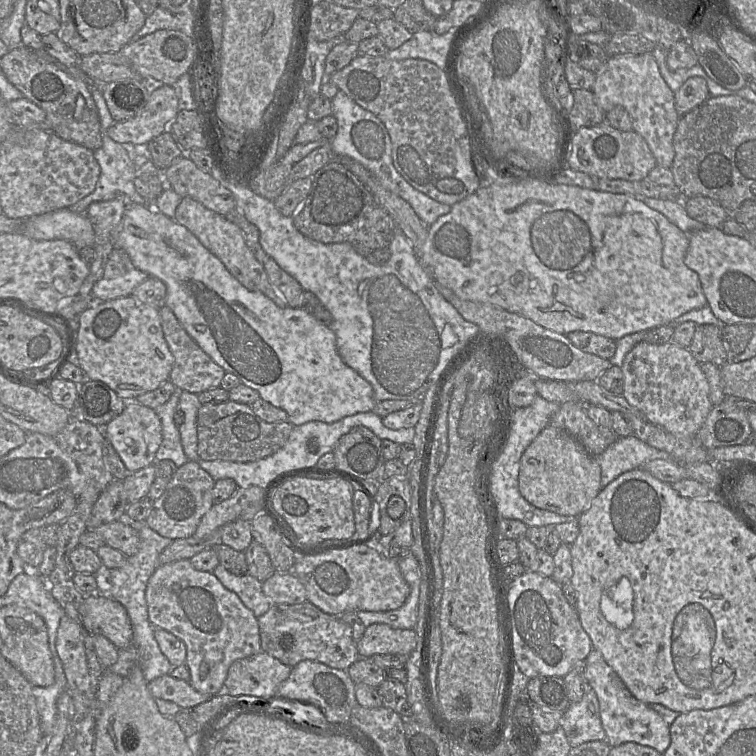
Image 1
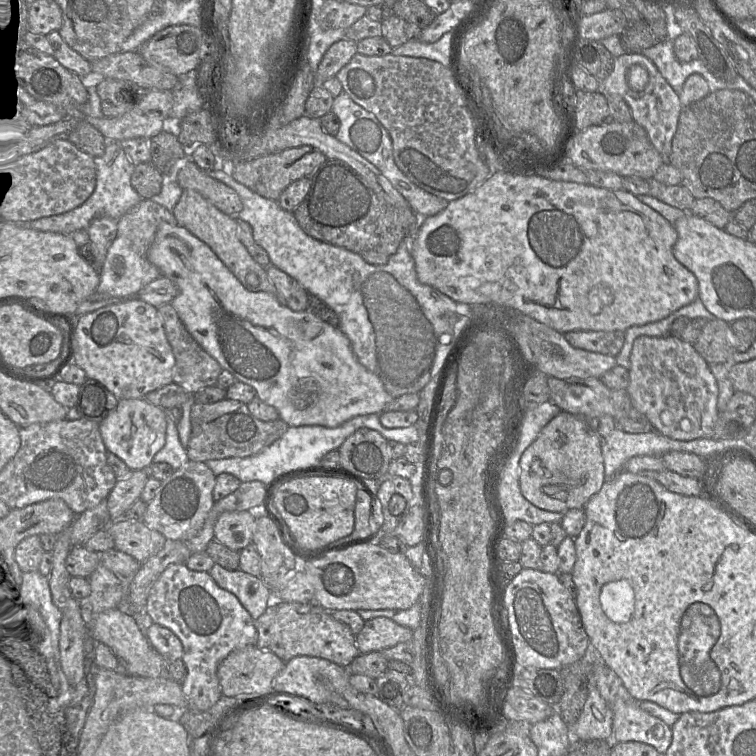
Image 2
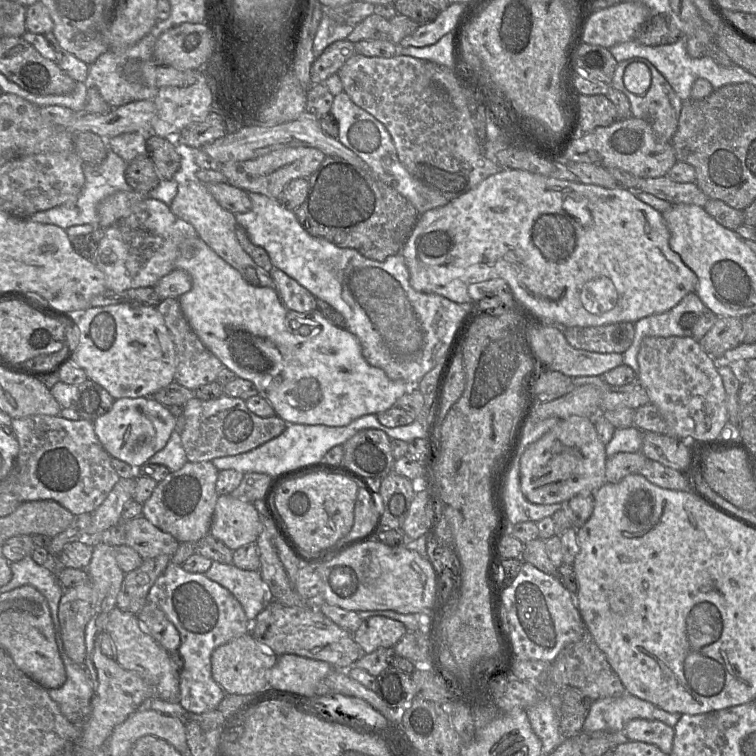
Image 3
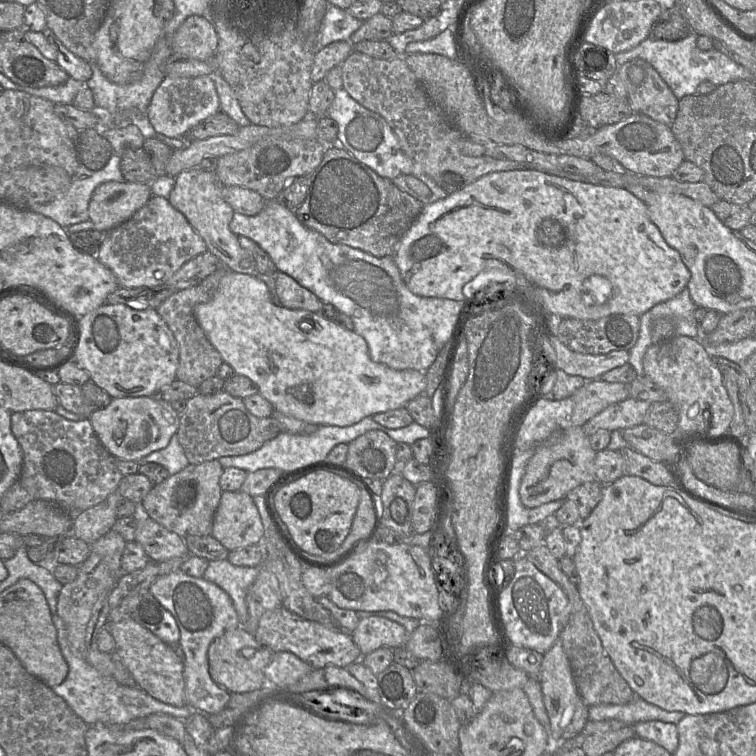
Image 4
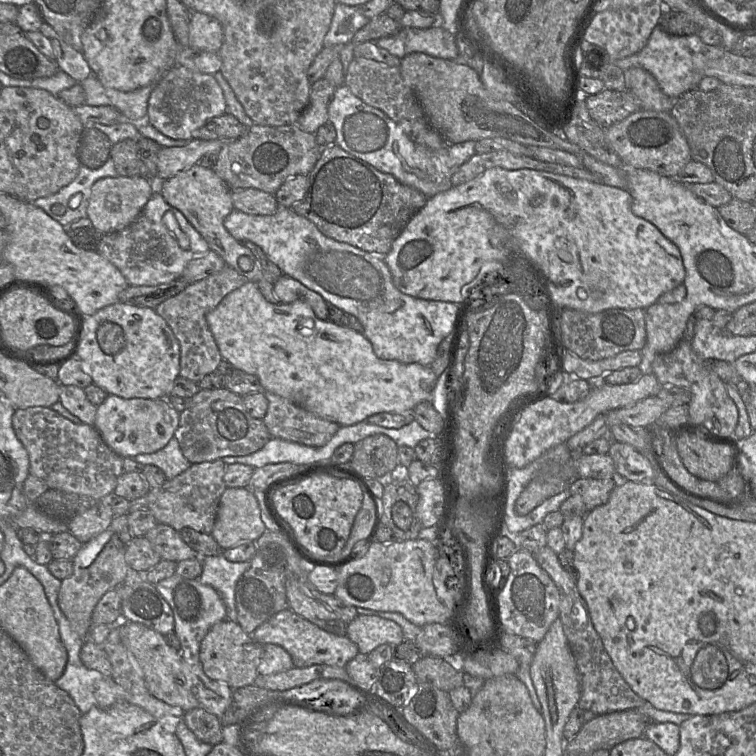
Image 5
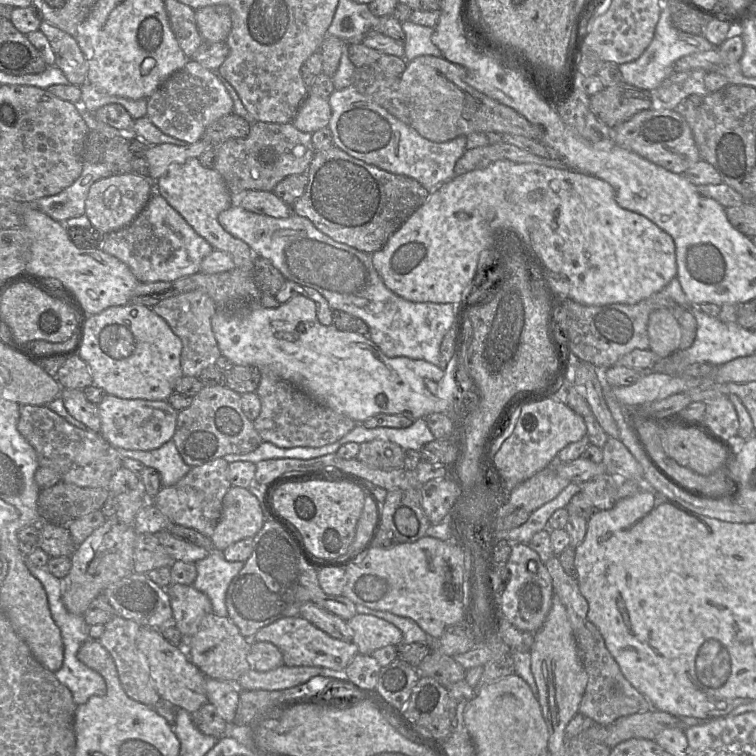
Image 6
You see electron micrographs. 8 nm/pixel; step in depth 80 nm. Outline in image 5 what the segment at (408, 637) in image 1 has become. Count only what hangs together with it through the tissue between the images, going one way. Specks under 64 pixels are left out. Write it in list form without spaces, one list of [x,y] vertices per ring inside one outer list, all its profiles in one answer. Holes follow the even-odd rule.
[[[357,615],[347,624],[346,635],[362,654],[381,644],[397,646],[404,641],[403,630],[396,622],[374,615]]]

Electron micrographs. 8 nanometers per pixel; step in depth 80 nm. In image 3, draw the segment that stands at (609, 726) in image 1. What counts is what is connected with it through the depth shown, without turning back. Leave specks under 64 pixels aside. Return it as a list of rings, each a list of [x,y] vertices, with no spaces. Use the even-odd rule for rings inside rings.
[[[633,719],[621,734],[624,740],[654,744],[668,755],[672,751],[674,728],[659,720]]]

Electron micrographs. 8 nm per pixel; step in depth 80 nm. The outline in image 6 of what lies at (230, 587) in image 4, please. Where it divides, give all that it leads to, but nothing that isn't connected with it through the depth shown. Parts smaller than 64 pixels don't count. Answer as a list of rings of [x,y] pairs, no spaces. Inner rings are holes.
[[[211,551],[208,556],[195,562],[197,576],[192,584],[210,600],[212,613],[227,617],[226,592],[234,577],[244,567],[244,562],[229,562],[222,552]]]

